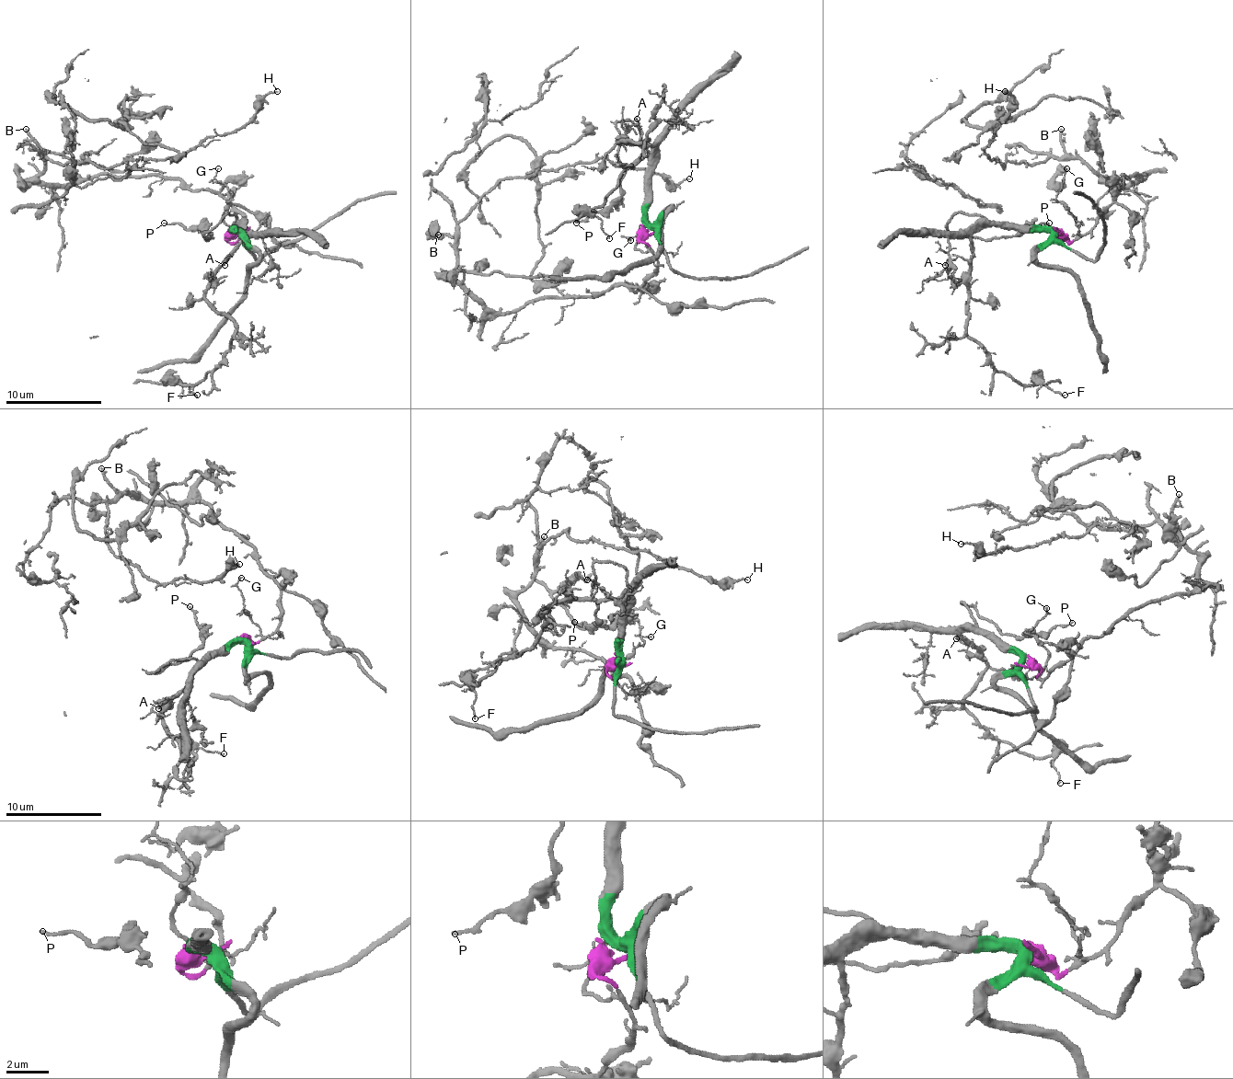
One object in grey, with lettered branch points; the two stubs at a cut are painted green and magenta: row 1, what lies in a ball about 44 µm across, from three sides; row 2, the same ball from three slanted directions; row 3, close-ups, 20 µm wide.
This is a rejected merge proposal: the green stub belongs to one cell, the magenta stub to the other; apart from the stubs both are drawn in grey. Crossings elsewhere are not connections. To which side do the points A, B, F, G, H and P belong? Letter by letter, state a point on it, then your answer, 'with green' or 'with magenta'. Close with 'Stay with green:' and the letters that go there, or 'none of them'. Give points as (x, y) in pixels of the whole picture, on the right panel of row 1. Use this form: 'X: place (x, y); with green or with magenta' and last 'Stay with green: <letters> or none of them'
A: place (945, 265); with green
B: place (1061, 129); with magenta
F: place (1065, 395); with green
G: place (1066, 168); with magenta
H: place (1005, 91); with magenta
P: place (1049, 223); with green
Stay with green: A, F, P

